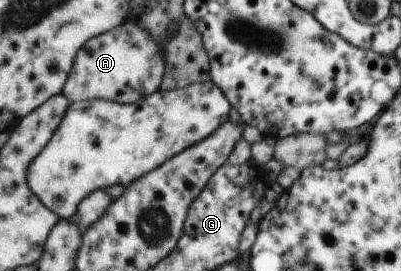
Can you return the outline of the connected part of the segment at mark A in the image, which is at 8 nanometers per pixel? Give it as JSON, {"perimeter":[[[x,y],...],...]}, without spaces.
{"perimeter":[[[134,19],[129,20],[126,24],[106,32],[106,34],[97,36],[95,39],[88,40],[84,48],[76,56],[76,62],[70,72],[70,78],[64,87],[64,94],[71,103],[82,102],[85,100],[104,99],[122,104],[136,104],[145,96],[152,96],[162,89],[164,77],[168,72],[168,64],[164,58],[164,49],[159,48],[159,43],[152,35],[150,30],[140,28]]]}

